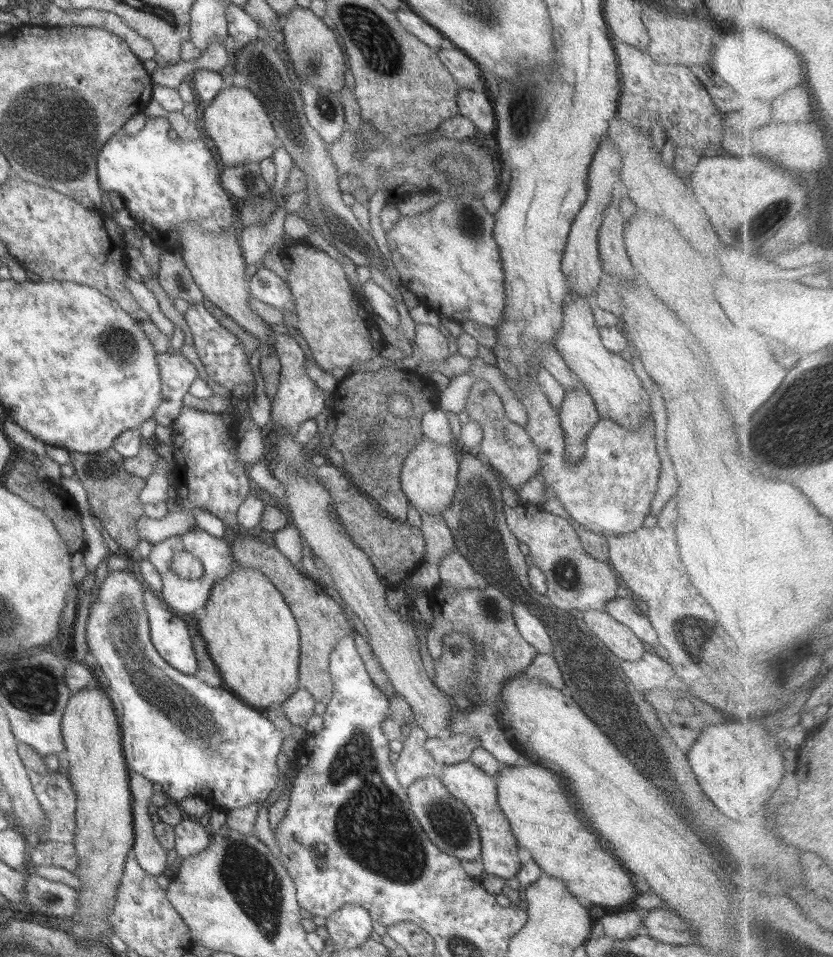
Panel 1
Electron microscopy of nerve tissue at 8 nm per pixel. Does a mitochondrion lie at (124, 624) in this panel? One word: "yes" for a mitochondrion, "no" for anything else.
yes

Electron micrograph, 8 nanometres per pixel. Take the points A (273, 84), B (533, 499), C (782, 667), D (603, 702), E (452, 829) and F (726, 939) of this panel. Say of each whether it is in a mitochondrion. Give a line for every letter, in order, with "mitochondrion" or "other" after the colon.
A: mitochondrion
B: other
C: other
D: mitochondrion
E: mitochondrion
F: other

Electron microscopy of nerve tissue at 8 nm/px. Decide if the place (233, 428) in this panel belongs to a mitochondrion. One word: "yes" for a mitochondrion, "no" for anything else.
no

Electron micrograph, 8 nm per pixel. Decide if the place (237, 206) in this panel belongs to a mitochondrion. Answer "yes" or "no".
no

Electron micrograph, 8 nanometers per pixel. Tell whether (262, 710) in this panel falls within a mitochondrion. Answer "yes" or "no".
no

